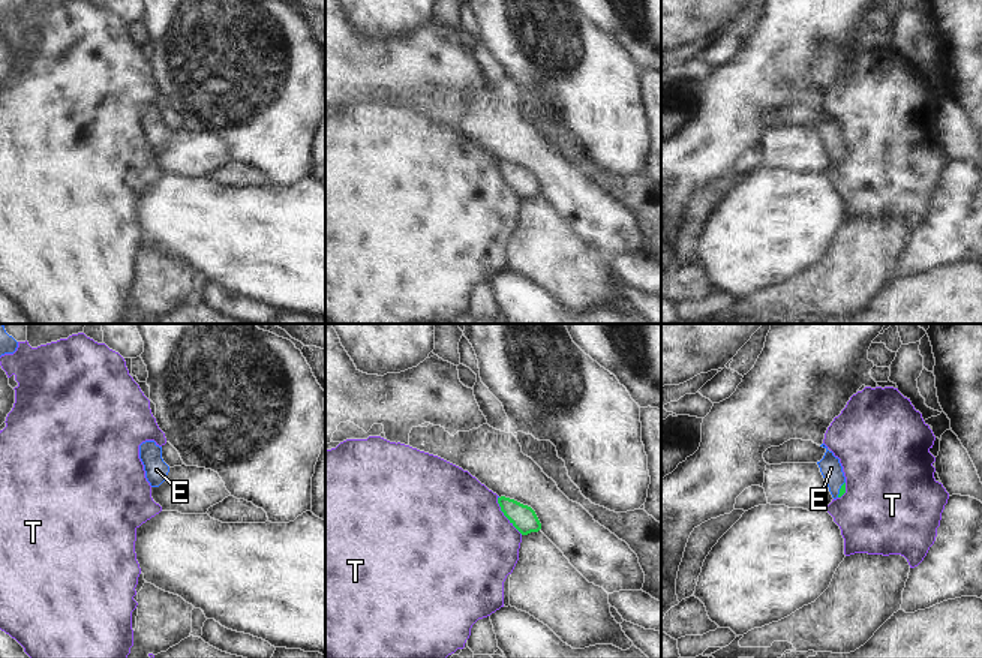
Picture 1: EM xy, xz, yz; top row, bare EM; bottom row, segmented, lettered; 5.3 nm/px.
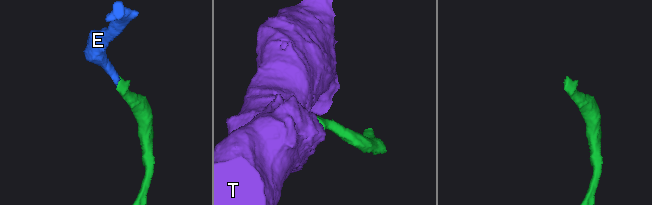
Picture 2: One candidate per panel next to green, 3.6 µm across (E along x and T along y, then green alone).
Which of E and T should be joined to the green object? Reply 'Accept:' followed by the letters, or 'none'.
Accept: E

